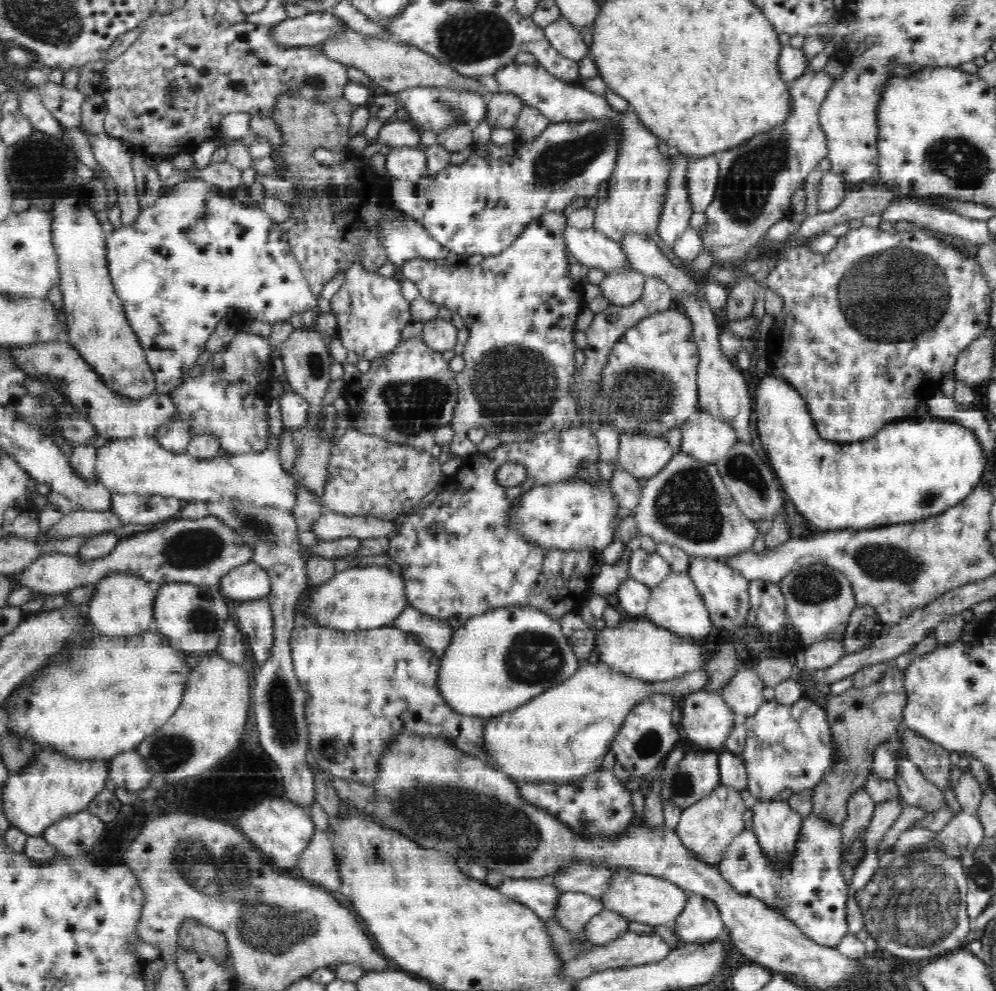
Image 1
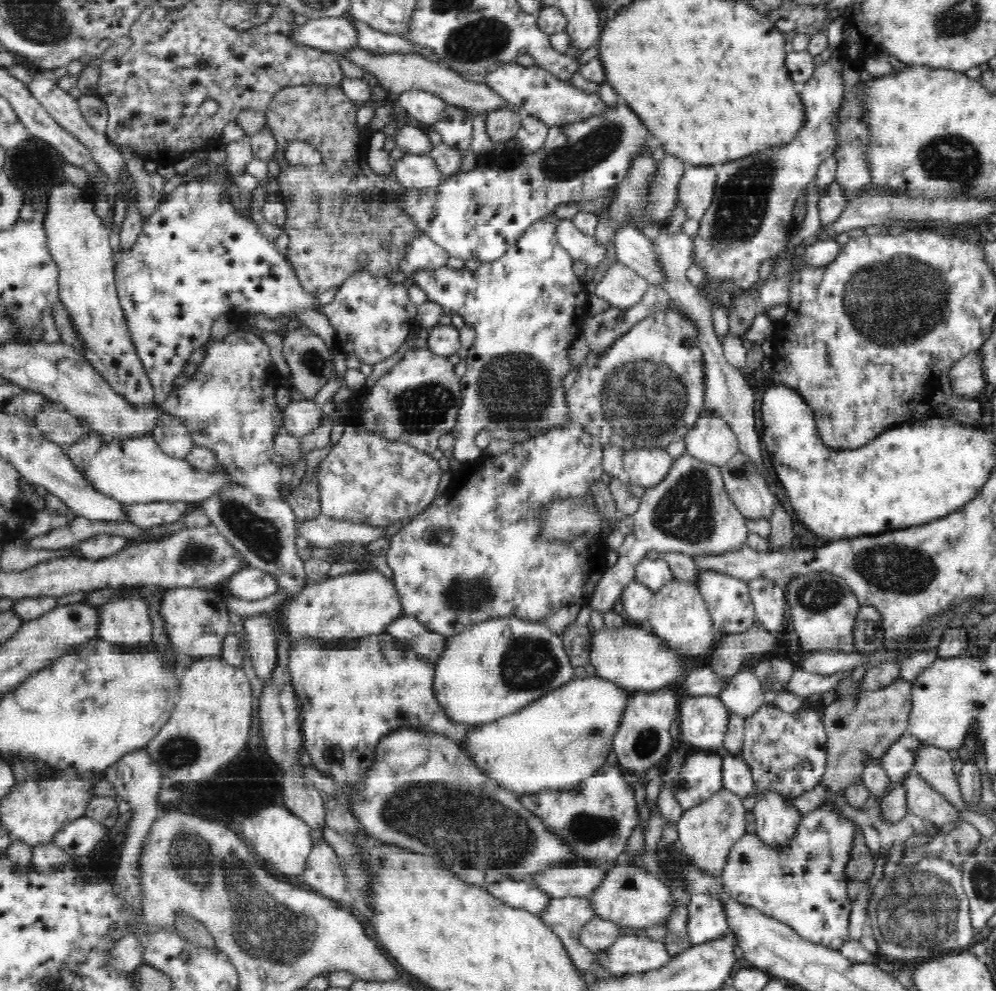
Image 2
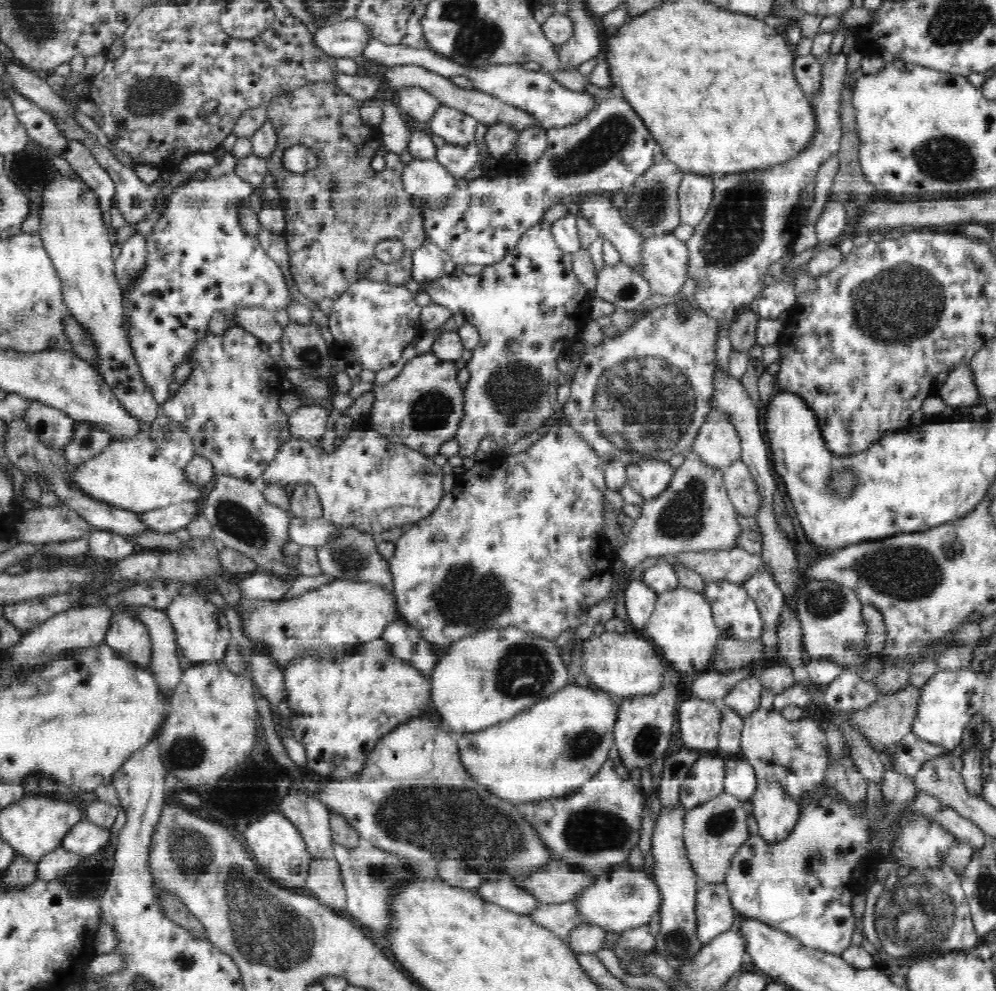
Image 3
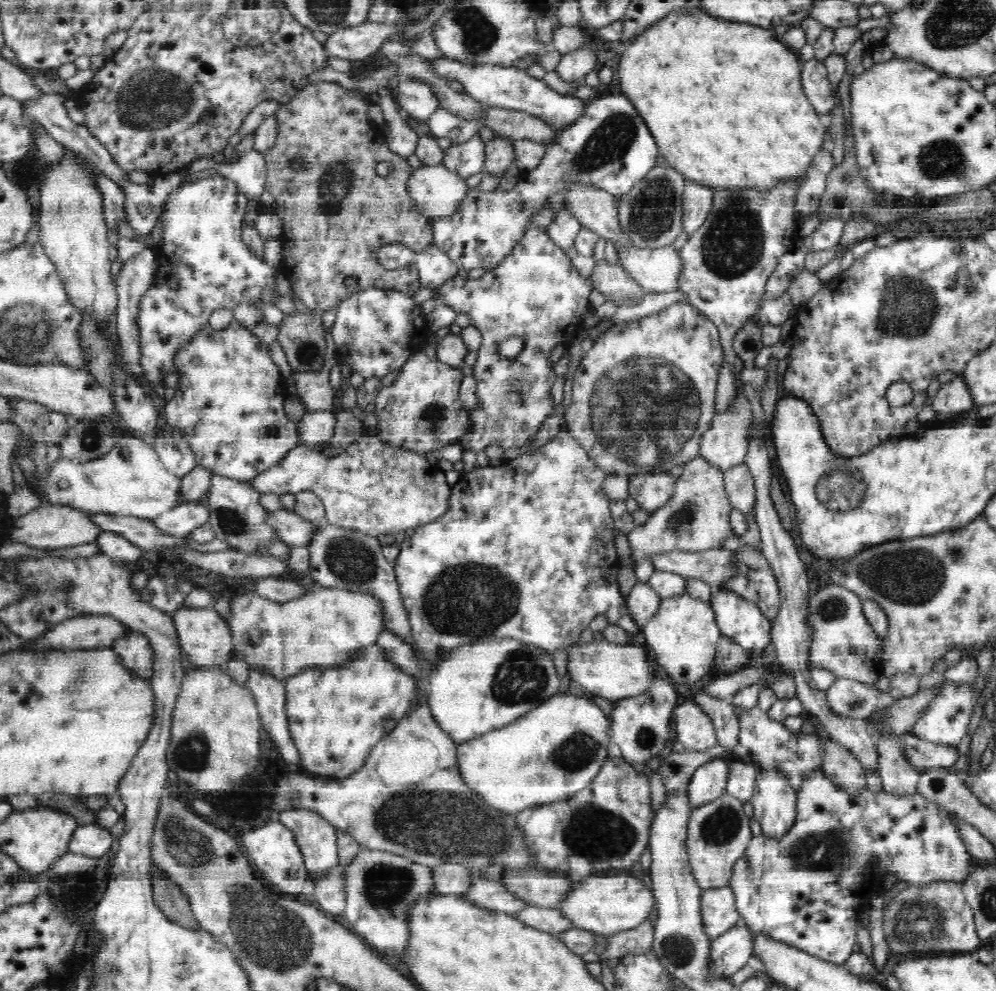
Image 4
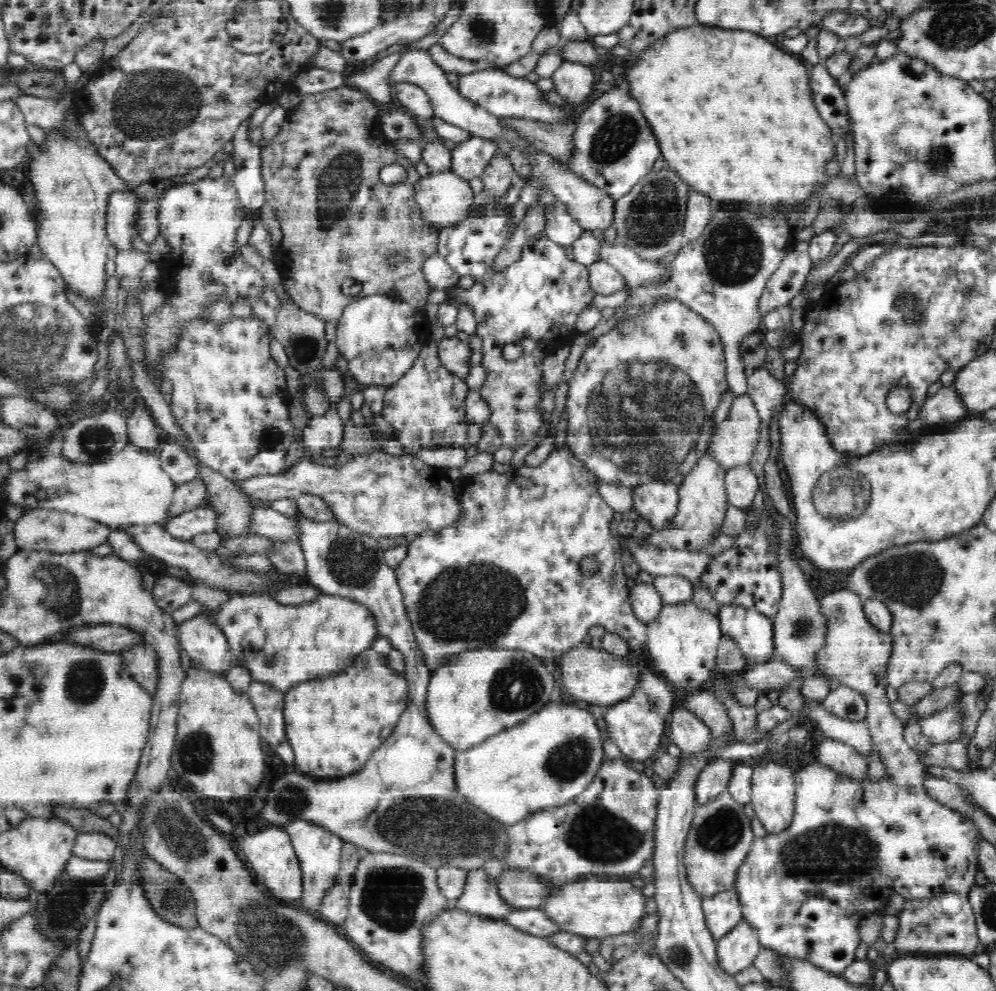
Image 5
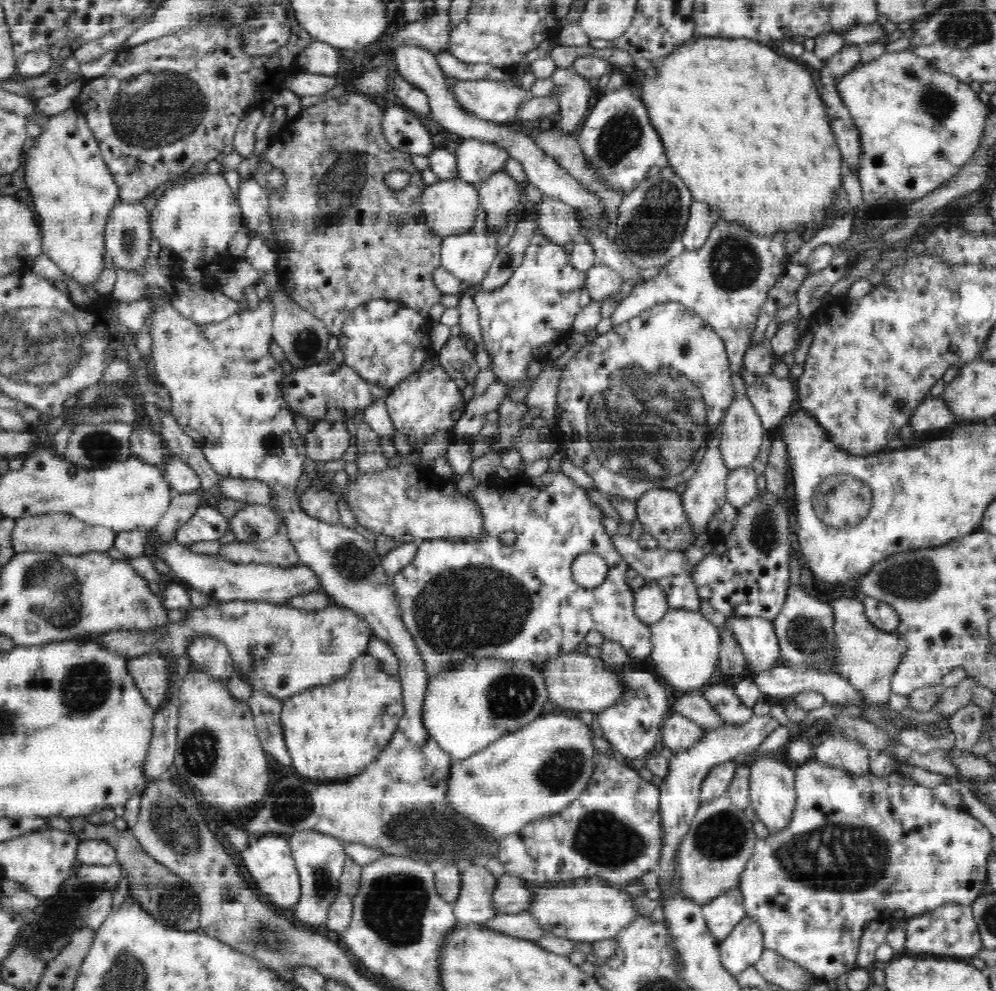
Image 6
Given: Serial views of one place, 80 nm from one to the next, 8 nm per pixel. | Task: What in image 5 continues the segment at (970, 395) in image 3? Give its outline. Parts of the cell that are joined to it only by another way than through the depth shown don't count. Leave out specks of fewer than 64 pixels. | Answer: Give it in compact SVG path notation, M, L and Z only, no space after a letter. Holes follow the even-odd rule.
M953 384L943 386L934 395L928 396L918 414L918 418L923 419L924 426L951 423L964 416L966 416L966 411L959 406Z

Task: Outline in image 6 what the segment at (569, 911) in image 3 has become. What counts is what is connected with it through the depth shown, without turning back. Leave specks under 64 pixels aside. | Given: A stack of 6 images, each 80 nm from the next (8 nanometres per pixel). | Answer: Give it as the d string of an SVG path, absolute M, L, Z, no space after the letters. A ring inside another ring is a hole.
M527 910L518 914L495 915L482 927L493 932L506 934L511 938L522 938L523 940L538 941L547 935L539 924L535 923L535 917Z

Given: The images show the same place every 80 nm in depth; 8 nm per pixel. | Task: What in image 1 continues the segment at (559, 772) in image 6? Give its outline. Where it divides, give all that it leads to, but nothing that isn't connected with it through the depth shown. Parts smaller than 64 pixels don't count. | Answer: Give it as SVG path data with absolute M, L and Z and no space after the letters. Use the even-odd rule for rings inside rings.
M599 661L594 664L586 663L568 680L547 688L541 695L529 700L524 707L516 708L505 715L498 715L496 718L489 718L481 737L482 758L488 765L504 771L510 777L510 782L514 782L518 787L520 784L532 783L576 783L578 779L601 767L603 758L611 749L612 741L623 720L626 720L626 715L635 708L638 700L652 696L654 692L669 693L673 698L679 699L691 692L708 690L708 682L709 673L706 672L705 666L686 673L680 679L650 684L625 678L622 674L615 674Z

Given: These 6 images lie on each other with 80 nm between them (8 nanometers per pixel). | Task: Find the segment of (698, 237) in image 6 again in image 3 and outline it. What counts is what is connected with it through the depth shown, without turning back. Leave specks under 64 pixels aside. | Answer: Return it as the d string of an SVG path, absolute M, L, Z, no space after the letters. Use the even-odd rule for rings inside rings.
M683 173L679 186L679 213L682 224L694 227L700 224L714 198L713 179Z

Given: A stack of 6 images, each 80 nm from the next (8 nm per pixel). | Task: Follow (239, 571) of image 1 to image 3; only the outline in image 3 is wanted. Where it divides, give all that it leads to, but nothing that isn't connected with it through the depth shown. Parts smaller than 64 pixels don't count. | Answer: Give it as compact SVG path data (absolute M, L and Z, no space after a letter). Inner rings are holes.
M252 572L237 582L241 596L246 596L250 600L282 600L291 585L292 582L285 582L276 576L262 572Z

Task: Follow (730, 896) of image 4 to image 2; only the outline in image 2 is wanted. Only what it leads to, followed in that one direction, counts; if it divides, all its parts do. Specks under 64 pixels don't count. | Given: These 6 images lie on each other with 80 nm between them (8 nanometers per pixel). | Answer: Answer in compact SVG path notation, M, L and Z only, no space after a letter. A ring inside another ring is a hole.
M717 893L691 894L689 934L692 945L705 944L729 934L724 900Z

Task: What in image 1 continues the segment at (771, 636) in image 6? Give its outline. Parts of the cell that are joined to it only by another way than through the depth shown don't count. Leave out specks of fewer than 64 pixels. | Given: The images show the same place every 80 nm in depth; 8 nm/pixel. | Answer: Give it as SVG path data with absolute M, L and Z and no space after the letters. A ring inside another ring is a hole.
M709 556L693 558L696 558L696 562L692 562L688 566L688 576L693 580L702 600L705 602L712 624L718 628L735 630L746 623L746 616L748 616L748 610L751 608L749 580L727 567L726 564L720 563L718 559L709 558Z

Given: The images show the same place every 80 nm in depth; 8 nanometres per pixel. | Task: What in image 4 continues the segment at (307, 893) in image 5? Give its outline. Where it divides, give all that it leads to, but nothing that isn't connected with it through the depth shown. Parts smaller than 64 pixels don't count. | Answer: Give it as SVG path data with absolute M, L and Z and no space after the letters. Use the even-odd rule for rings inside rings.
M286 809L278 818L292 831L310 881L316 883L329 869L339 865L337 833L326 819L314 811L298 809Z

